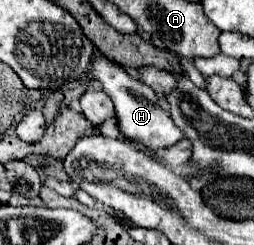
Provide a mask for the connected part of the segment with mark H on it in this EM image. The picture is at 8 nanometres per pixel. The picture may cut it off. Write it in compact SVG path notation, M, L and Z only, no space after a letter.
M99 53L95 55L95 63L91 67L91 79L101 81L103 91L113 99L115 113L117 113L119 127L121 127L123 135L127 135L131 139L137 139L137 141L143 141L151 149L173 145L173 143L183 139L183 133L175 127L175 123L171 121L167 109L163 107L163 103L159 103L153 89L149 89L141 81L133 79L123 69L117 69L115 63L111 59L107 59L105 55L99 55Z

